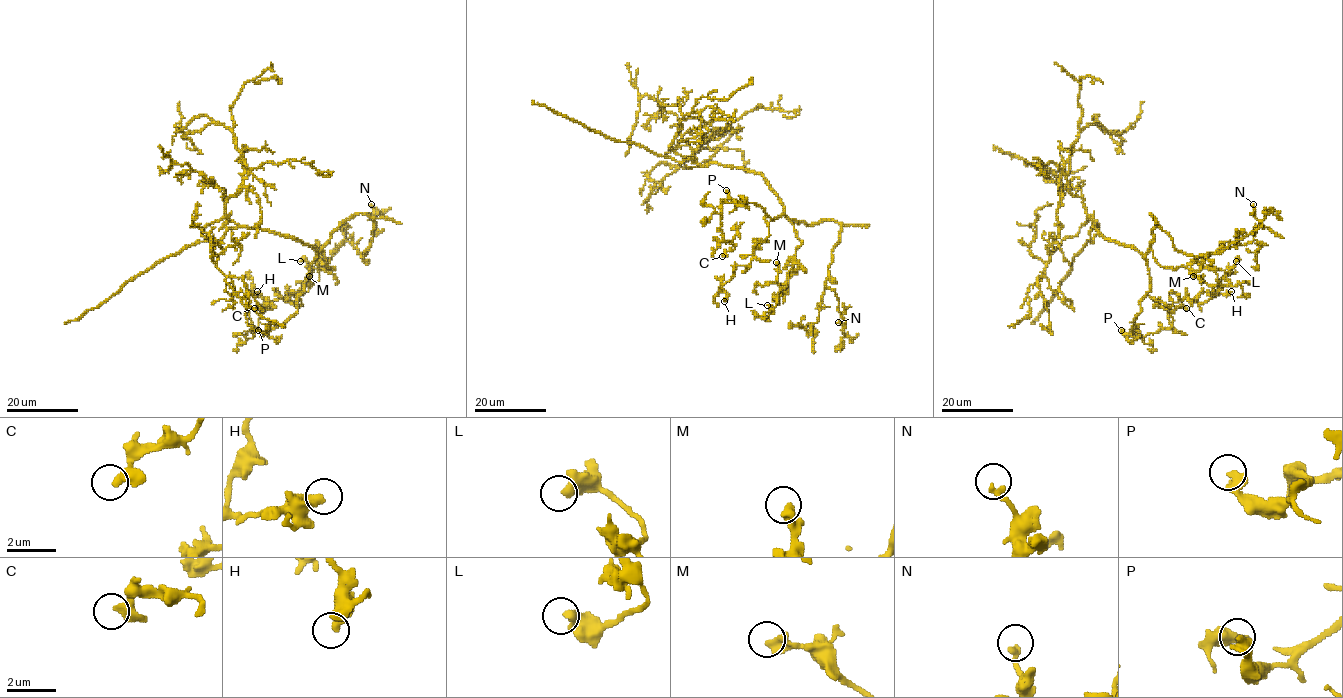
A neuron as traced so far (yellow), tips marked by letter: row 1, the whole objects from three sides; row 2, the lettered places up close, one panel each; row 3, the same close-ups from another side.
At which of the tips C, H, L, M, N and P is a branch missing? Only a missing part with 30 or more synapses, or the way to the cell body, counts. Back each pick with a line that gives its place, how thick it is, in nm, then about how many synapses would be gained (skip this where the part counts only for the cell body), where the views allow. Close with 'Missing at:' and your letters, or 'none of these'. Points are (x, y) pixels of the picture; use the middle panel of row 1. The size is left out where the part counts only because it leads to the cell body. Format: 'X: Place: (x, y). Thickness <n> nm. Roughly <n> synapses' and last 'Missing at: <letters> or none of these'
Missing at: none of these

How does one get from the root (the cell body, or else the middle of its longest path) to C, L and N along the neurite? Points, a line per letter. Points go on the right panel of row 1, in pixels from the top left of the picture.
C: (1108, 241), (1132, 246), (1147, 263), (1150, 291), (1133, 331), (1146, 336), (1169, 328), (1177, 307), (1186, 308)
L: (1108, 241), (1132, 246), (1143, 254), (1151, 250), (1160, 265), (1173, 269), (1215, 268), (1229, 271), (1236, 261)
N: (1108, 241), (1144, 254), (1154, 241), (1151, 213), (1178, 251), (1194, 256), (1220, 253), (1262, 224), (1253, 204)

